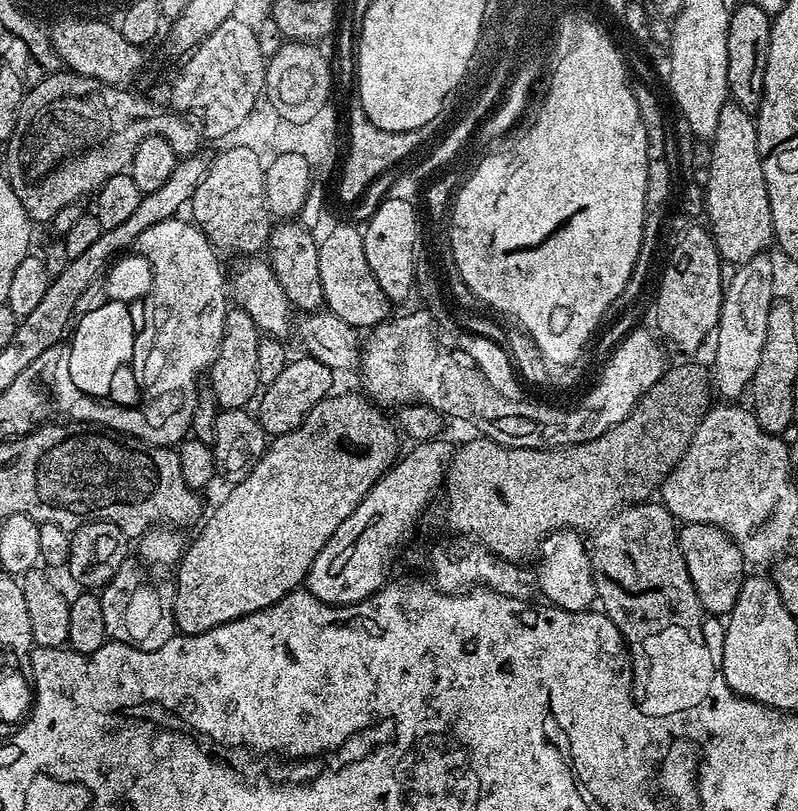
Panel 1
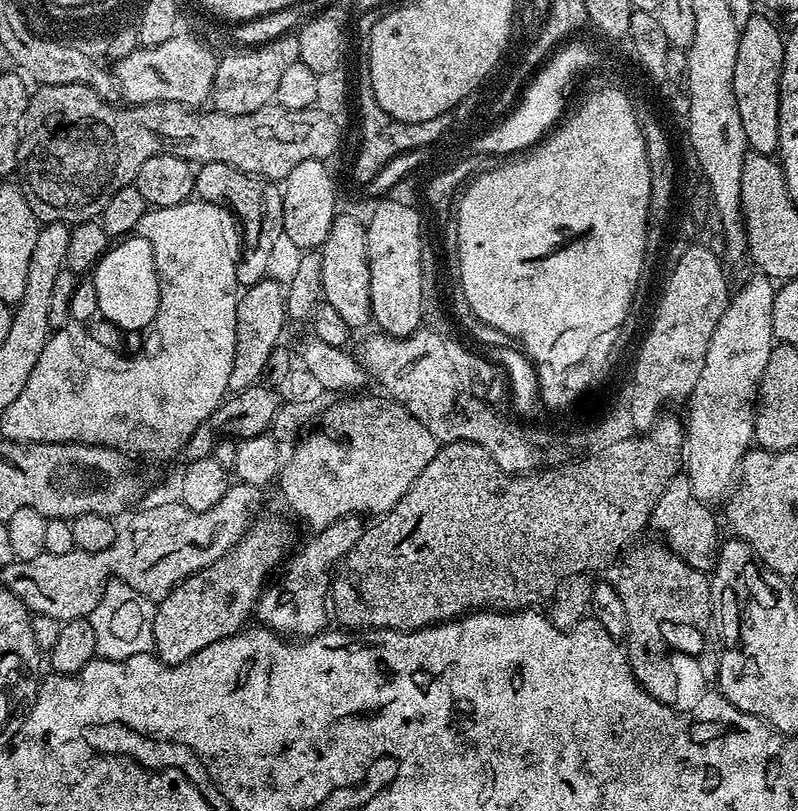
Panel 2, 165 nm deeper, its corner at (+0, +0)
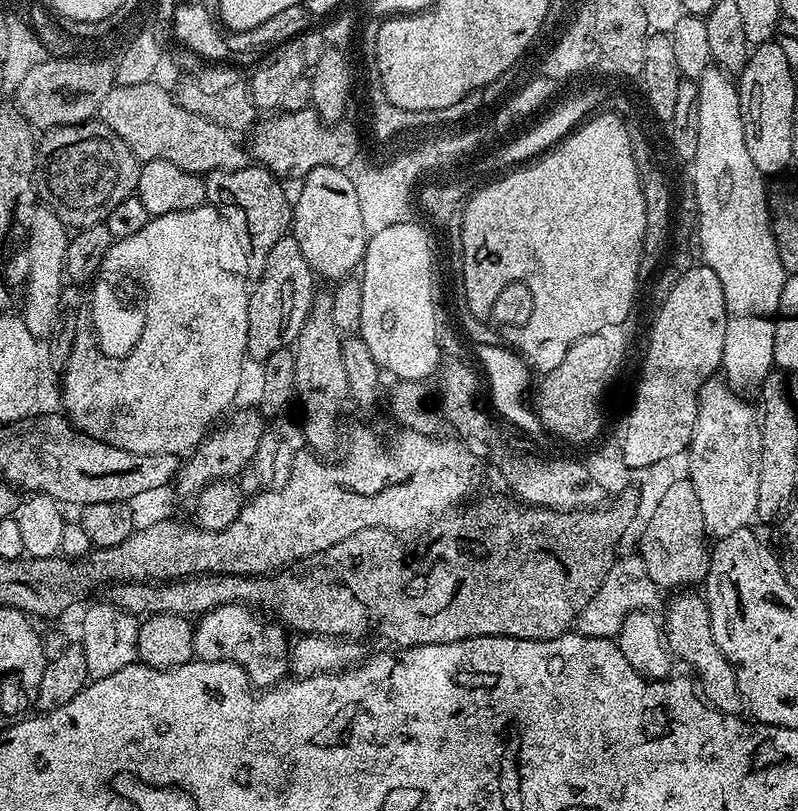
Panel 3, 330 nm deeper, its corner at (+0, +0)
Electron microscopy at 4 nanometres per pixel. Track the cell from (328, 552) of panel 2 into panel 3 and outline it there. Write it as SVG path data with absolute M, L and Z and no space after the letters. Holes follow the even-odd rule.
M223 604L211 608L195 621L192 651L201 660L232 660L242 666L253 689L273 688L289 675L290 640L284 637L285 629L279 623L267 624L263 618L259 611L246 604Z

